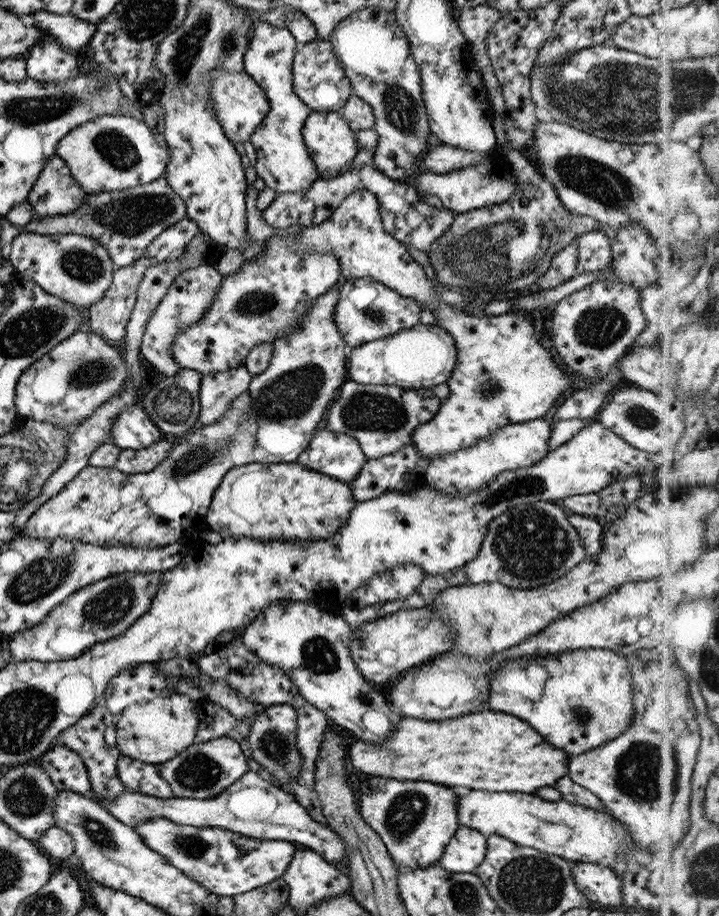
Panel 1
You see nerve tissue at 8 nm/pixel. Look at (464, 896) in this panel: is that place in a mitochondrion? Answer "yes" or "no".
yes

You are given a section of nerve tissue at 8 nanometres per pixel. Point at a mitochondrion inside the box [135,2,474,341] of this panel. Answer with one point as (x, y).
(188, 47)

